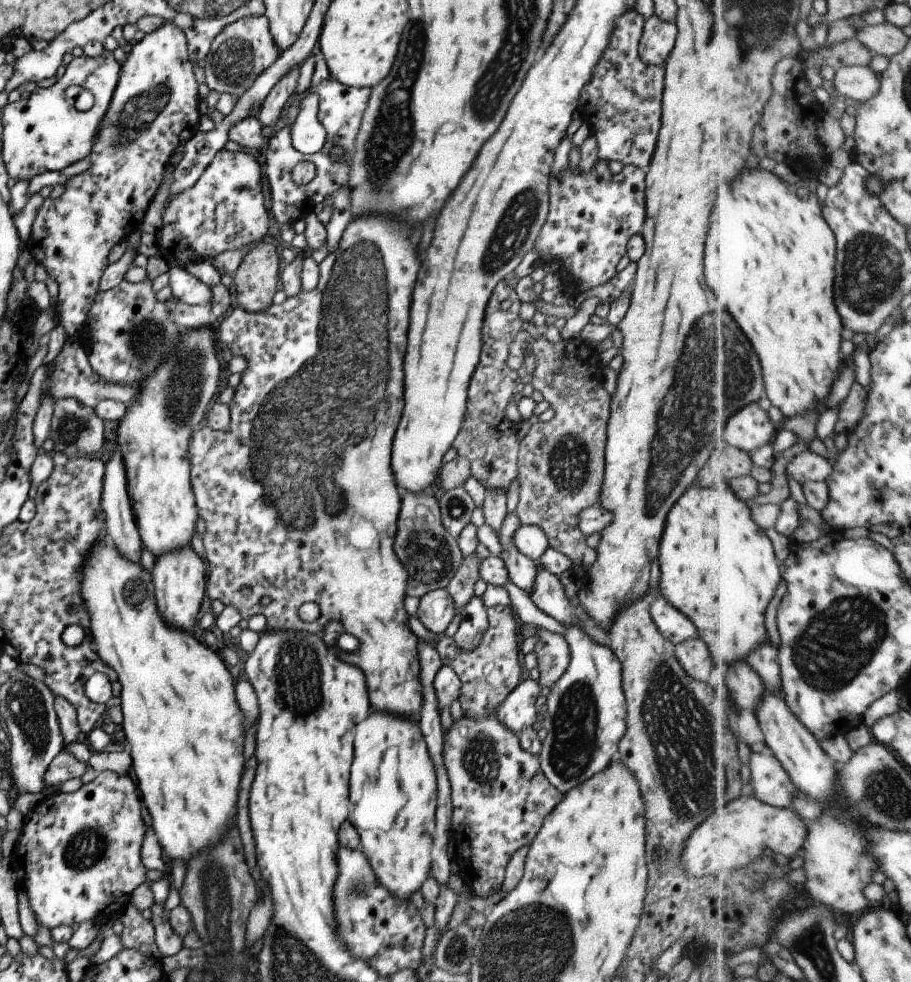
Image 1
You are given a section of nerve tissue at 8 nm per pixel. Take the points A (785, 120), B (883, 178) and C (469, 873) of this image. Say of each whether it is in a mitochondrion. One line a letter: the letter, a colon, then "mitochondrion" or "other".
A: other
B: other
C: other

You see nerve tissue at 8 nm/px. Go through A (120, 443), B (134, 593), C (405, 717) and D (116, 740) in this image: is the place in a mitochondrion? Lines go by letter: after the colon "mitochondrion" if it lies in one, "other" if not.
A: other
B: mitochondrion
C: other
D: other

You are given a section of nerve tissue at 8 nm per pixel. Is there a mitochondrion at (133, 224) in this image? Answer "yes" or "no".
no

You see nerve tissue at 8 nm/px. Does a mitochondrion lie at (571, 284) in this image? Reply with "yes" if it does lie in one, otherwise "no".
no

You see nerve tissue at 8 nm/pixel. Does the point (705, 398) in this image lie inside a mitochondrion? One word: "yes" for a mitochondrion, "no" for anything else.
yes

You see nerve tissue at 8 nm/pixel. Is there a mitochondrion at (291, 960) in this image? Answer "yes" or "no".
yes

